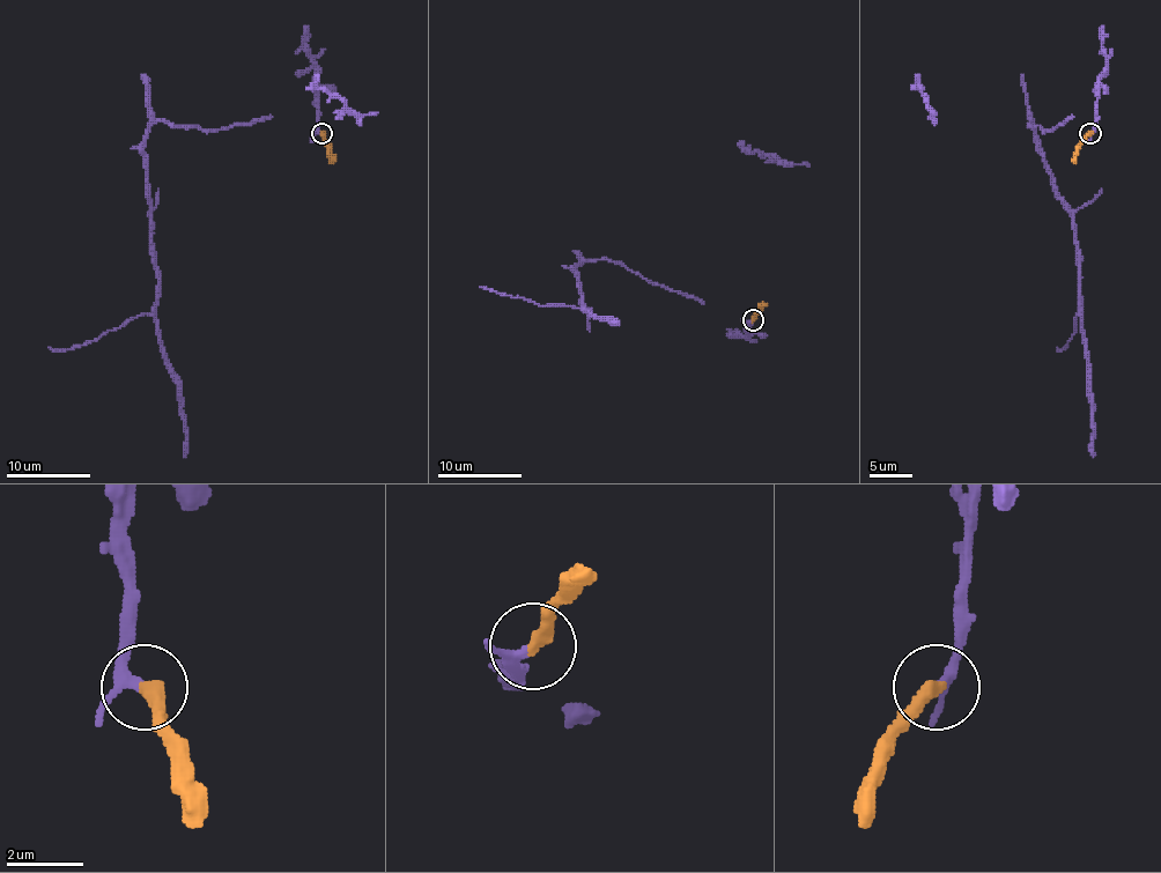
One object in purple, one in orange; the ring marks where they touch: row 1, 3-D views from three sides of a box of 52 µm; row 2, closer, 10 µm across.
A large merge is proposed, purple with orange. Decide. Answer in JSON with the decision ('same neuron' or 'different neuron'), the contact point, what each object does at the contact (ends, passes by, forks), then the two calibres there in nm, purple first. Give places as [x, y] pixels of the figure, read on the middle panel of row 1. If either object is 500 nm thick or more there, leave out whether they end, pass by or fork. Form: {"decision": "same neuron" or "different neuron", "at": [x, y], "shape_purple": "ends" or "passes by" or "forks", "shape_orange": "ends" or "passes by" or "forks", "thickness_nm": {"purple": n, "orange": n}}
{"decision": "same neuron", "at": [753, 320], "shape_purple": "passes by", "shape_orange": "ends", "thickness_nm": {"purple": 240, "orange": 400}}

